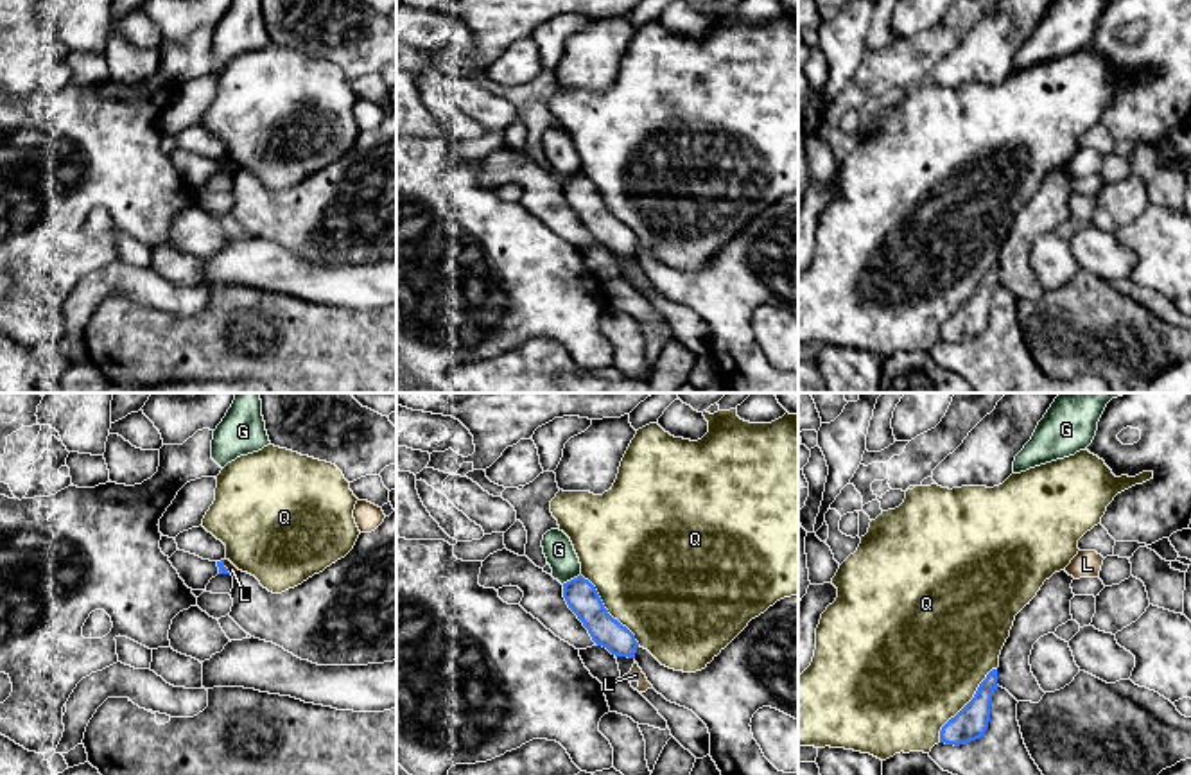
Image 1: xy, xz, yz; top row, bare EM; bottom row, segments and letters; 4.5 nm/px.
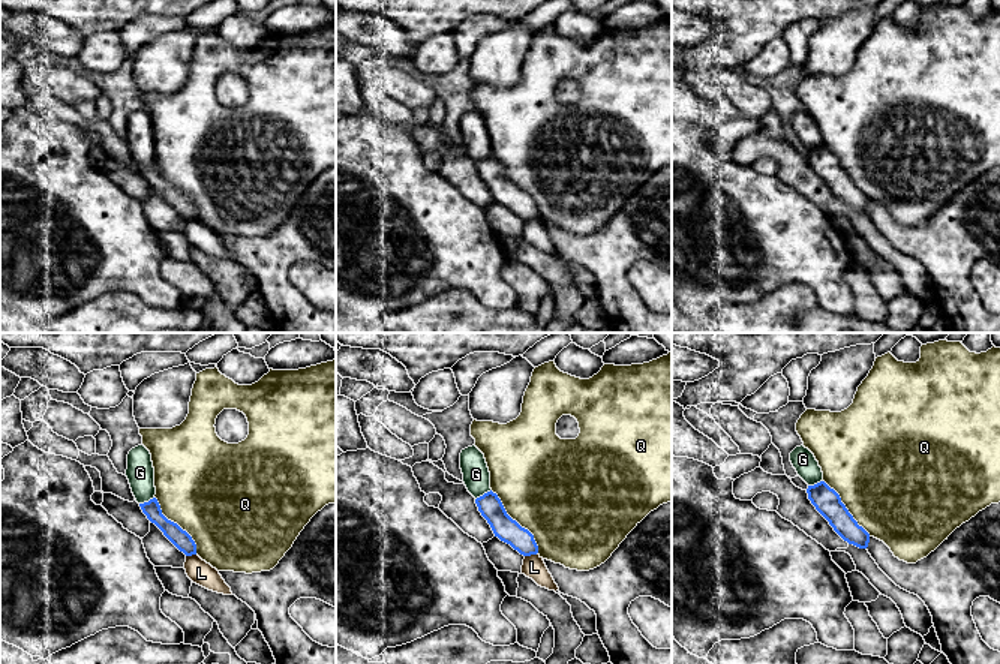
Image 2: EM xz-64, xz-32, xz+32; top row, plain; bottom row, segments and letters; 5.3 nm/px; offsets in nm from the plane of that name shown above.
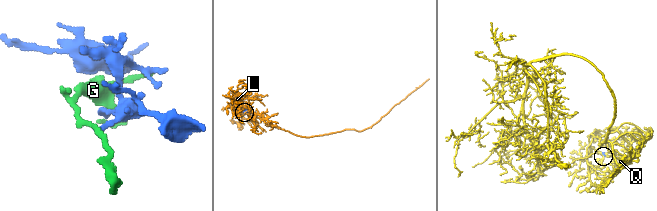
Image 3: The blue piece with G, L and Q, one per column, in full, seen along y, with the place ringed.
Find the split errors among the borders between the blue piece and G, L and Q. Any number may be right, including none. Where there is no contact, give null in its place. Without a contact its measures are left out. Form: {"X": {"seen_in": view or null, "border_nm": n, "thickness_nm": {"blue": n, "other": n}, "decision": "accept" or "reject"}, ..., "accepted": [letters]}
{"G": {"seen_in": "xz", "border_nm": 100, "thickness_nm": {"blue": 140, "other": 140}, "decision": "reject"}, "L": {"seen_in": "xy", "border_nm": 70, "thickness_nm": {"blue": 40, "other": 50}, "decision": "reject"}, "Q": {"seen_in": "yz", "border_nm": 420, "thickness_nm": {"blue": 150, "other": 500}, "decision": "reject"}, "accepted": []}

